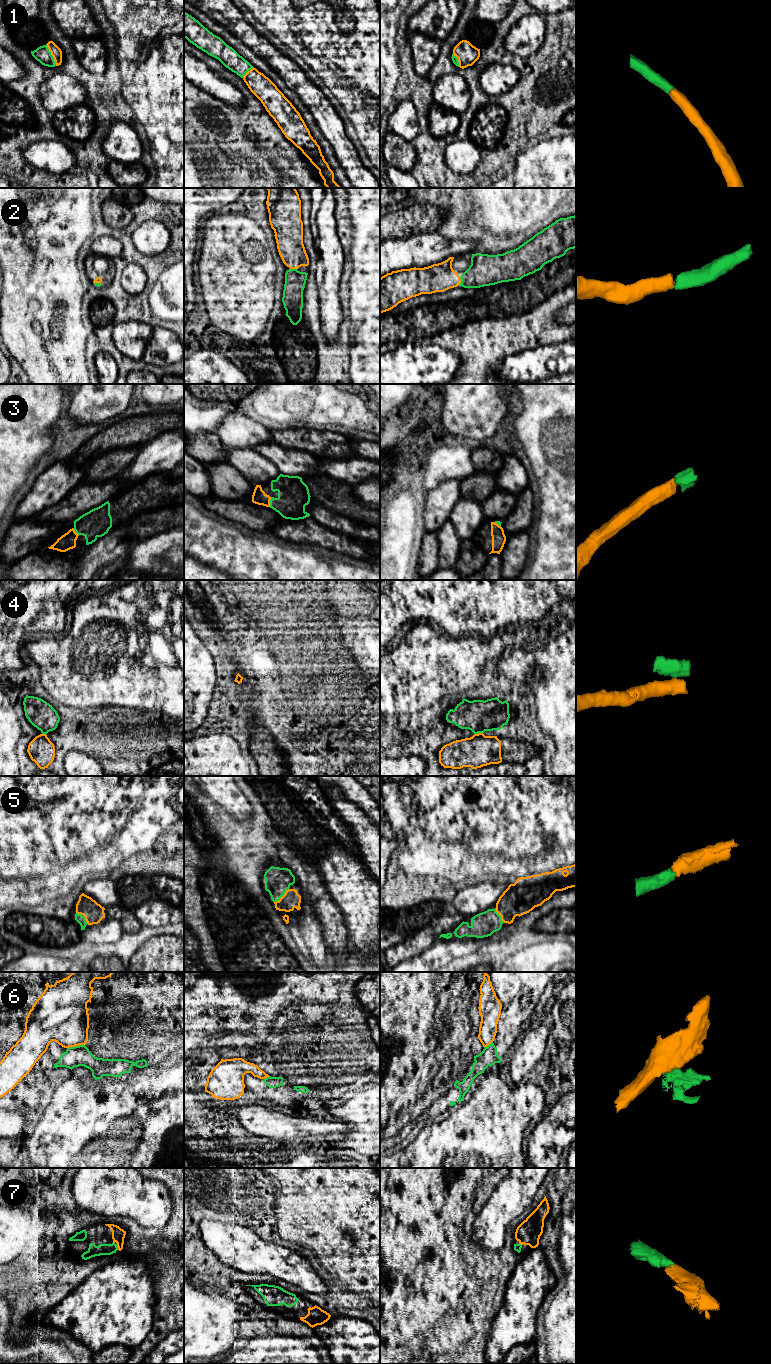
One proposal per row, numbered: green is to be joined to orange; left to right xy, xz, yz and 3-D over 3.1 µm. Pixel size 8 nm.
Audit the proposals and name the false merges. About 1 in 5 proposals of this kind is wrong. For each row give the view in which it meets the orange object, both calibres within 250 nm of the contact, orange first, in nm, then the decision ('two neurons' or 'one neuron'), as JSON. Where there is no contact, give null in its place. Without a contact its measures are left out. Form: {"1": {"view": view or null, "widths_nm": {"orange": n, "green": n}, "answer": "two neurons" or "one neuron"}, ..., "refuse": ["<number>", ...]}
{"1": {"view": "xy", "widths_nm": {"orange": 90, "green": 130}, "answer": "one neuron"}, "2": {"view": "yz", "widths_nm": {"orange": 220, "green": 260}, "answer": "one neuron"}, "3": {"view": "xz", "widths_nm": {"orange": 120, "green": 260}, "answer": "one neuron"}, "4": {"view": "yz", "widths_nm": {"orange": 260, "green": 260}, "answer": "two neurons"}, "5": {"view": "xz", "widths_nm": {"orange": 150, "green": 200}, "answer": "one neuron"}, "6": {"view": "xy", "widths_nm": {"orange": 400, "green": 160}, "answer": "two neurons"}, "7": {"view": "xy", "widths_nm": {"orange": 110, "green": 100}, "answer": "one neuron"}, "refuse": ["4", "6"]}

